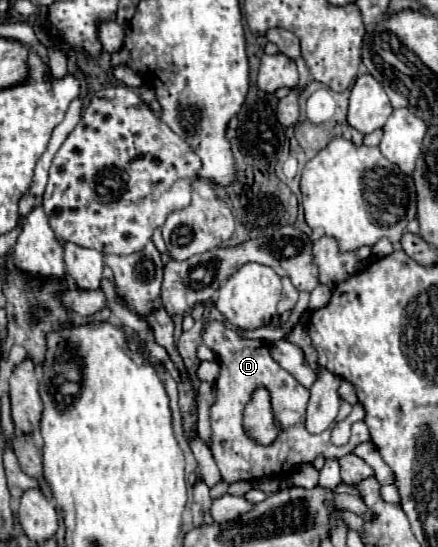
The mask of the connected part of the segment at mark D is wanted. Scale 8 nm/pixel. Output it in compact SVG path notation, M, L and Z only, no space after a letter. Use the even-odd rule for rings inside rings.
M212 321L204 335L202 335L204 345L208 345L218 361L220 361L220 377L216 379L216 399L214 405L210 407L210 423L212 423L212 455L214 461L222 473L222 479L228 483L234 481L254 481L260 479L262 475L272 475L272 477L284 477L290 471L294 471L300 463L310 463L318 455L324 455L326 459L334 457L340 459L348 453L354 451L356 445L370 441L370 433L364 421L356 421L352 425L352 435L350 441L342 447L336 447L330 443L330 433L332 427L328 427L320 435L312 435L304 427L304 415L306 415L306 403L308 403L308 389L302 387L288 371L284 371L270 355L270 347L264 341L252 341L240 337L238 331L228 329L220 321ZM258 387L268 387L272 393L272 407L276 413L276 421L280 425L280 435L278 439L268 445L256 445L252 443L242 429L242 413L246 403L250 401L250 395Z

